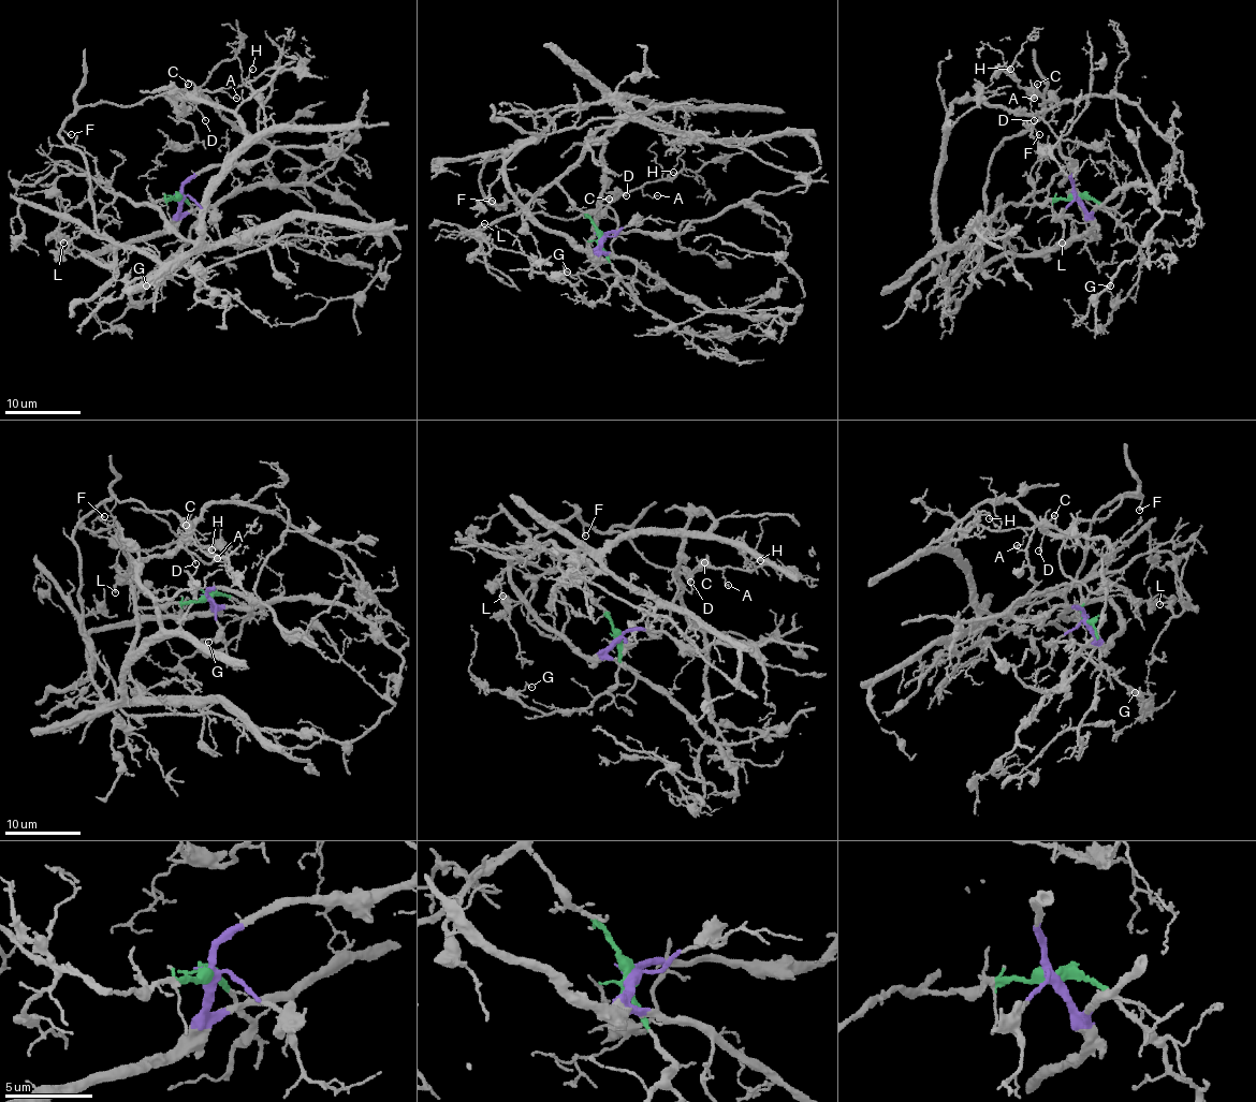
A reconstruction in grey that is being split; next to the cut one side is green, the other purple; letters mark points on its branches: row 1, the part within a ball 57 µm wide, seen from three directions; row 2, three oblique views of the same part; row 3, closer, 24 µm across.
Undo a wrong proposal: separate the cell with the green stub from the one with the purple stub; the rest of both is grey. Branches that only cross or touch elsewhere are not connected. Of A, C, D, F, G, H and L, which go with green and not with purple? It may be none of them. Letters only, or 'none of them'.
G, L

